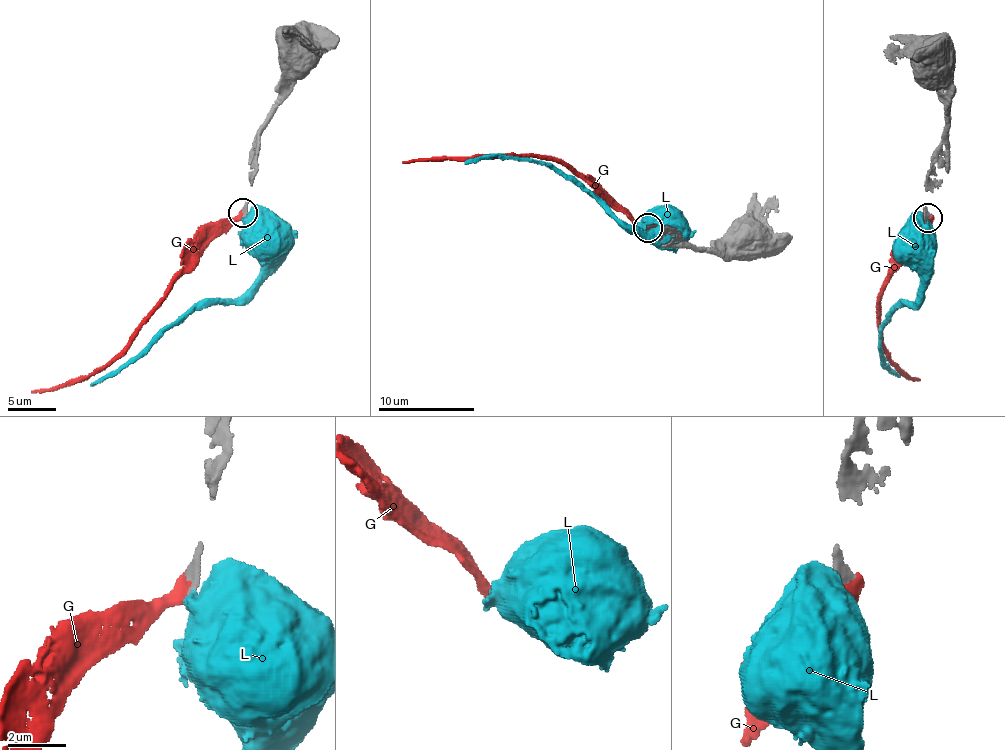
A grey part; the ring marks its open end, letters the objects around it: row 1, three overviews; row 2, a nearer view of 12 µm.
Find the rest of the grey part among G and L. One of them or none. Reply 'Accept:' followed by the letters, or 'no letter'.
Accept: G

